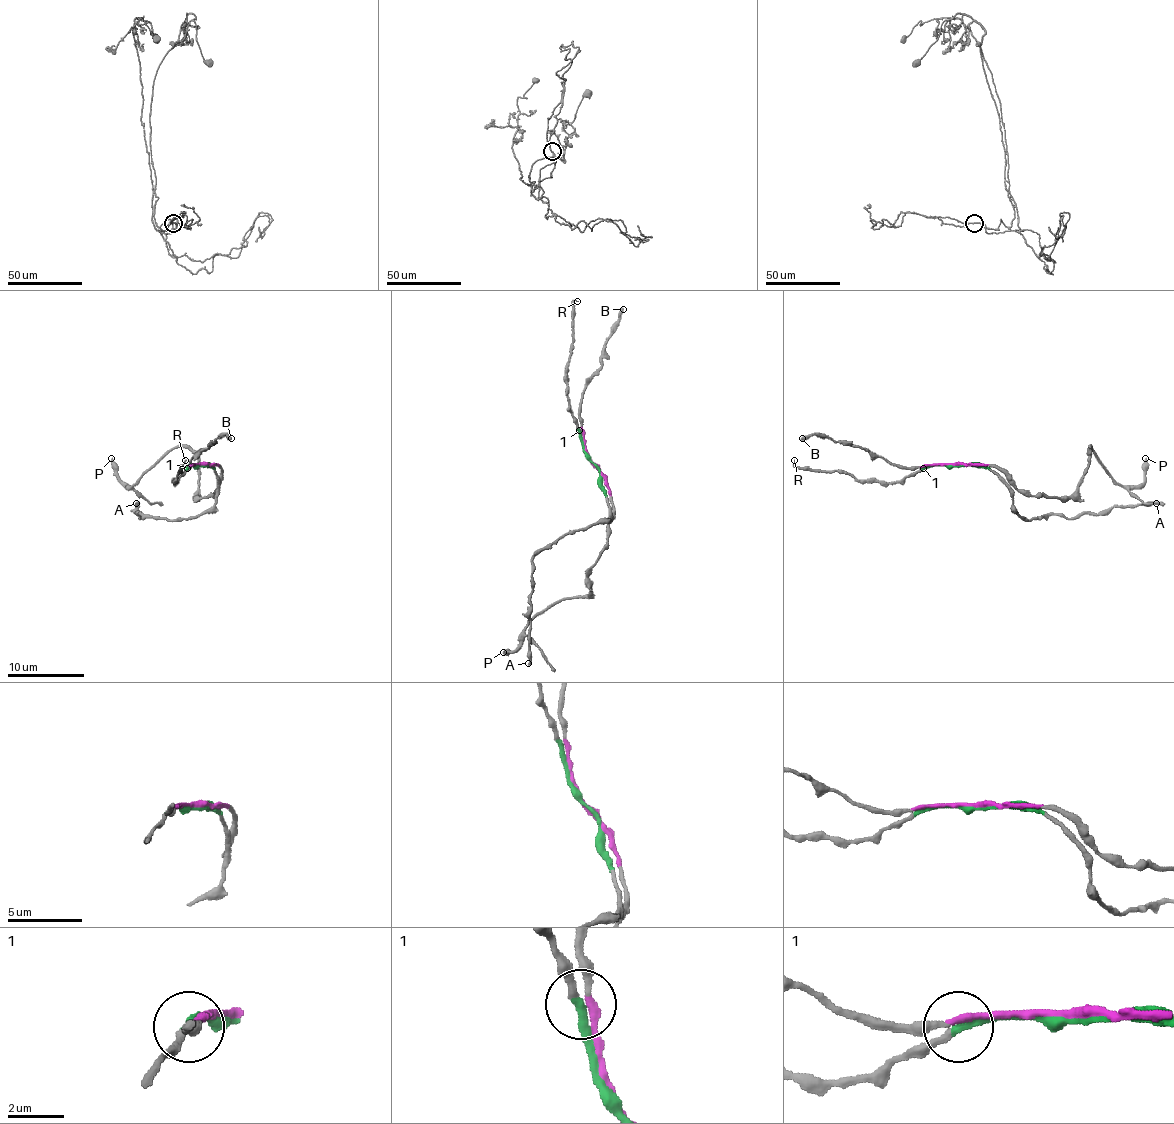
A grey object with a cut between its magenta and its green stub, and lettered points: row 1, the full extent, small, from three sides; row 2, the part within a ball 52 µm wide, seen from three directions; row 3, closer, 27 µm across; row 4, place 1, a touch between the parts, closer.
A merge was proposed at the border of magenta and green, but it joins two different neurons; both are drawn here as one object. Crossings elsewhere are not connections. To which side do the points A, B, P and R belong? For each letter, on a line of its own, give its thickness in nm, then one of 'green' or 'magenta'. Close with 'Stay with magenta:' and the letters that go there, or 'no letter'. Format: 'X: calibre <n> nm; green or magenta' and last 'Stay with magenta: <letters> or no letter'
A: calibre 320 nm; green
B: calibre 360 nm; magenta
P: calibre 360 nm; magenta
R: calibre 130 nm; green
Stay with magenta: B, P

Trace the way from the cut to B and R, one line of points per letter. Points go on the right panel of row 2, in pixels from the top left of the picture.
B: (955, 464), (897, 468), (859, 446), (834, 443), (828, 437), (807, 435), (801, 439)
R: (955, 466), (926, 466), (890, 483), (857, 481), (838, 471), (801, 470), (794, 460)

